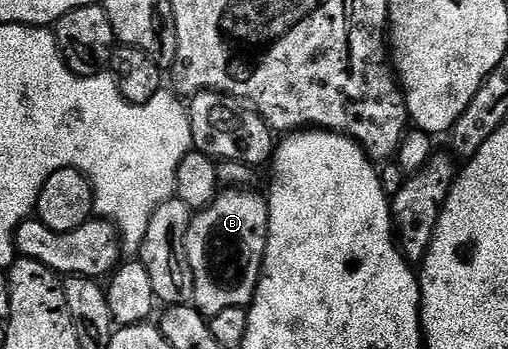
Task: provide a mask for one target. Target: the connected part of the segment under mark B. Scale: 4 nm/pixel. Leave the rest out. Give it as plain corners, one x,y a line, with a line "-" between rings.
225,188
215,201
193,215
187,232
187,260
193,273
193,301
206,316
223,308
248,307
257,291
269,239
269,204
249,188

